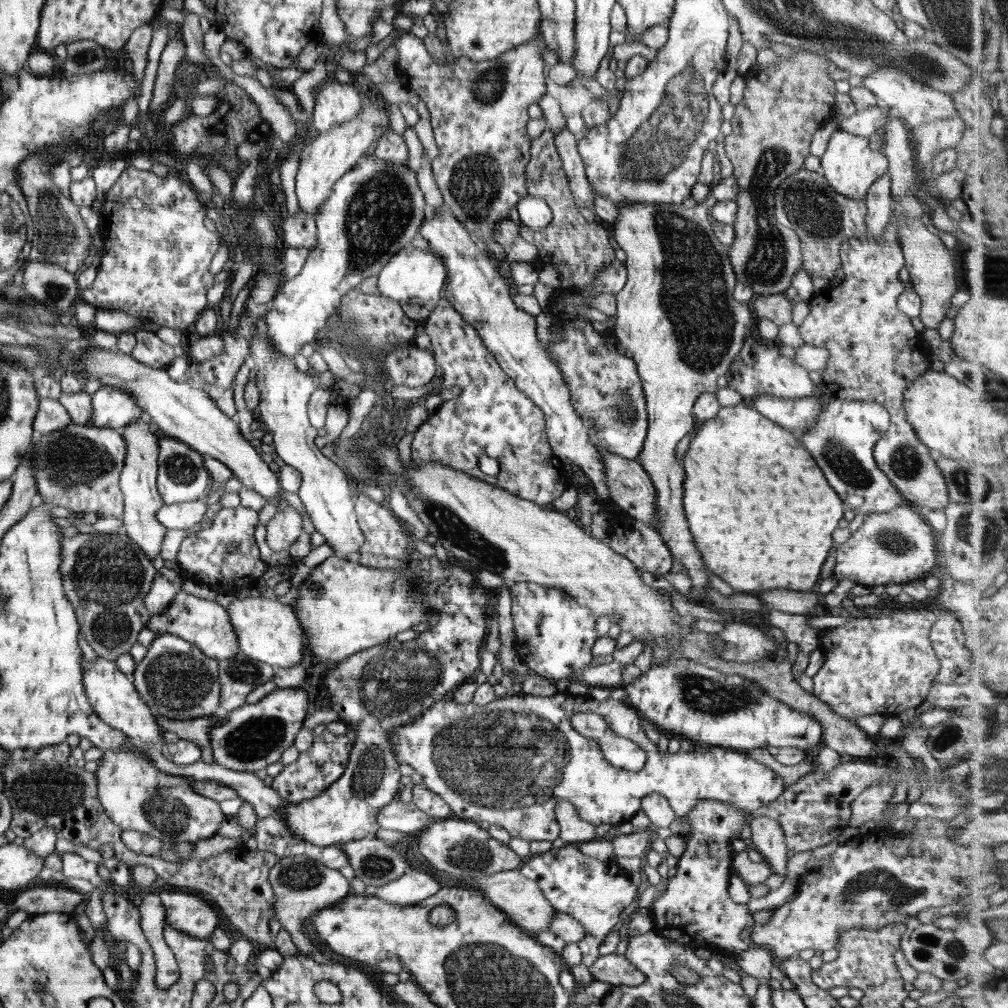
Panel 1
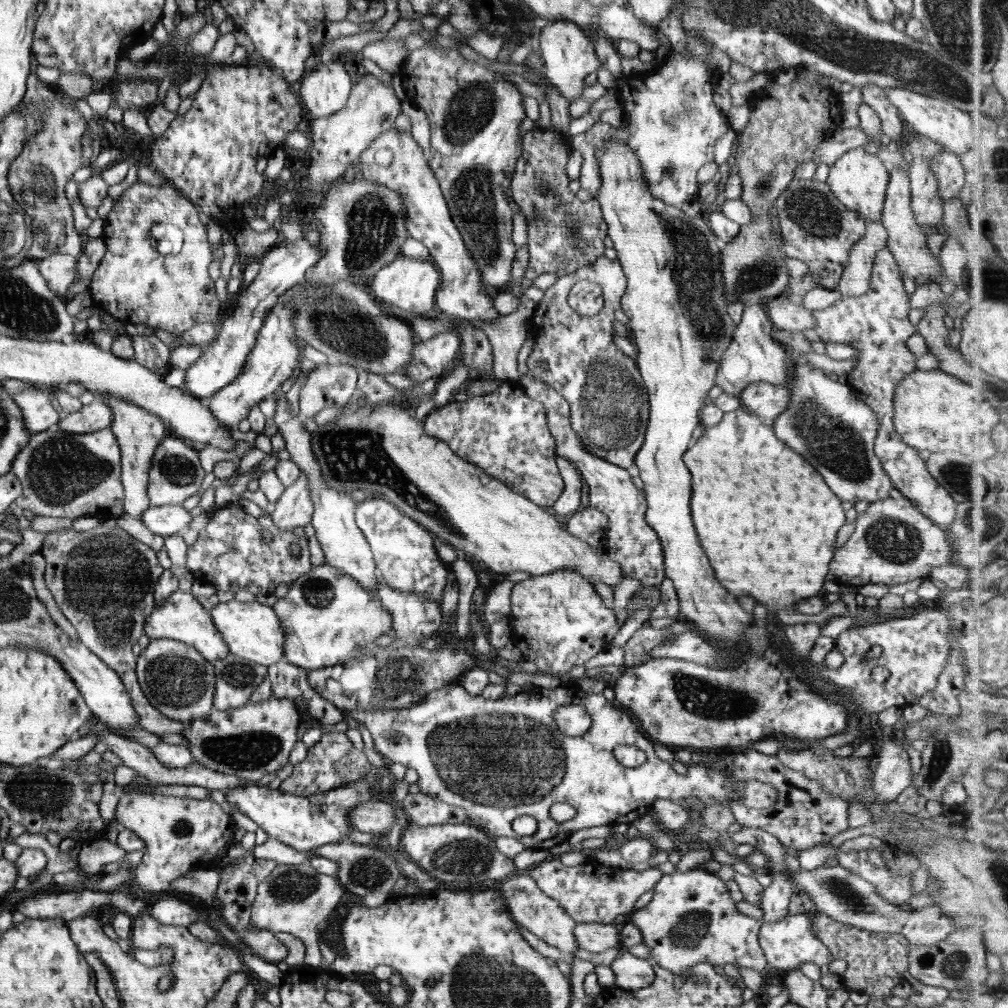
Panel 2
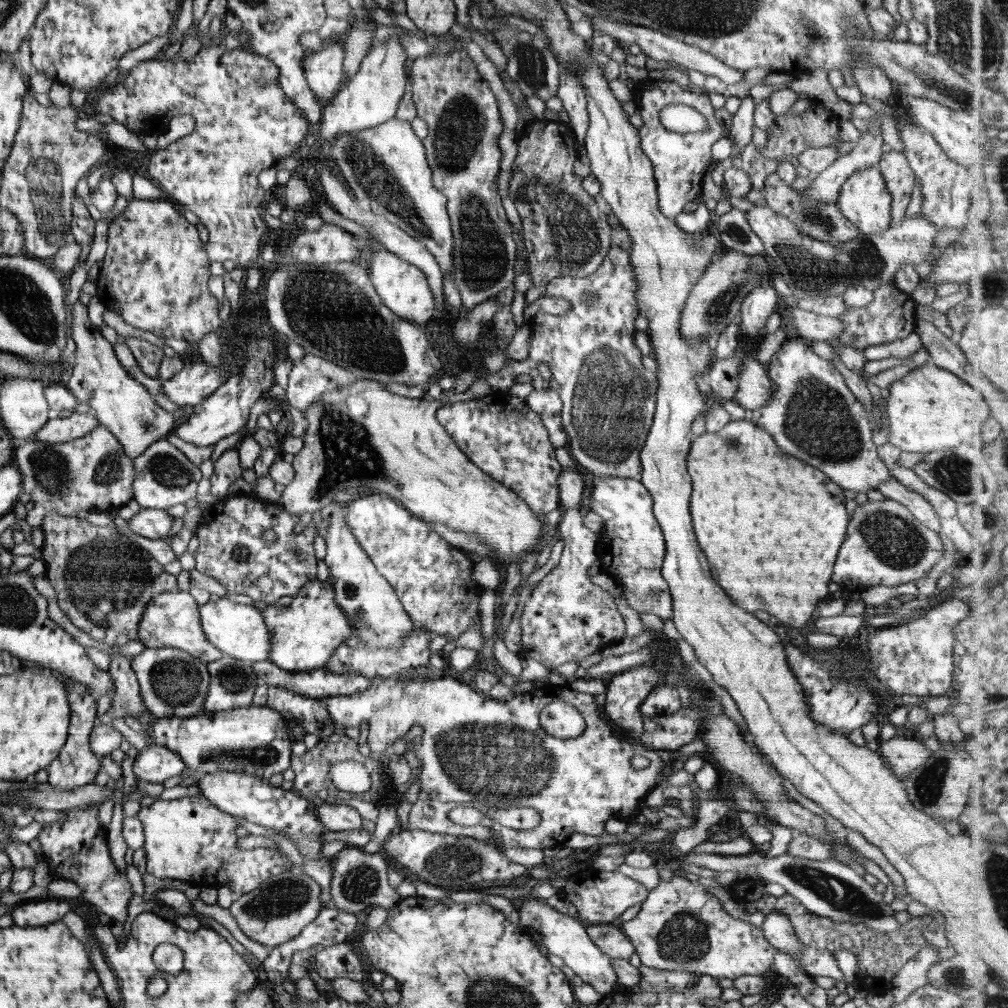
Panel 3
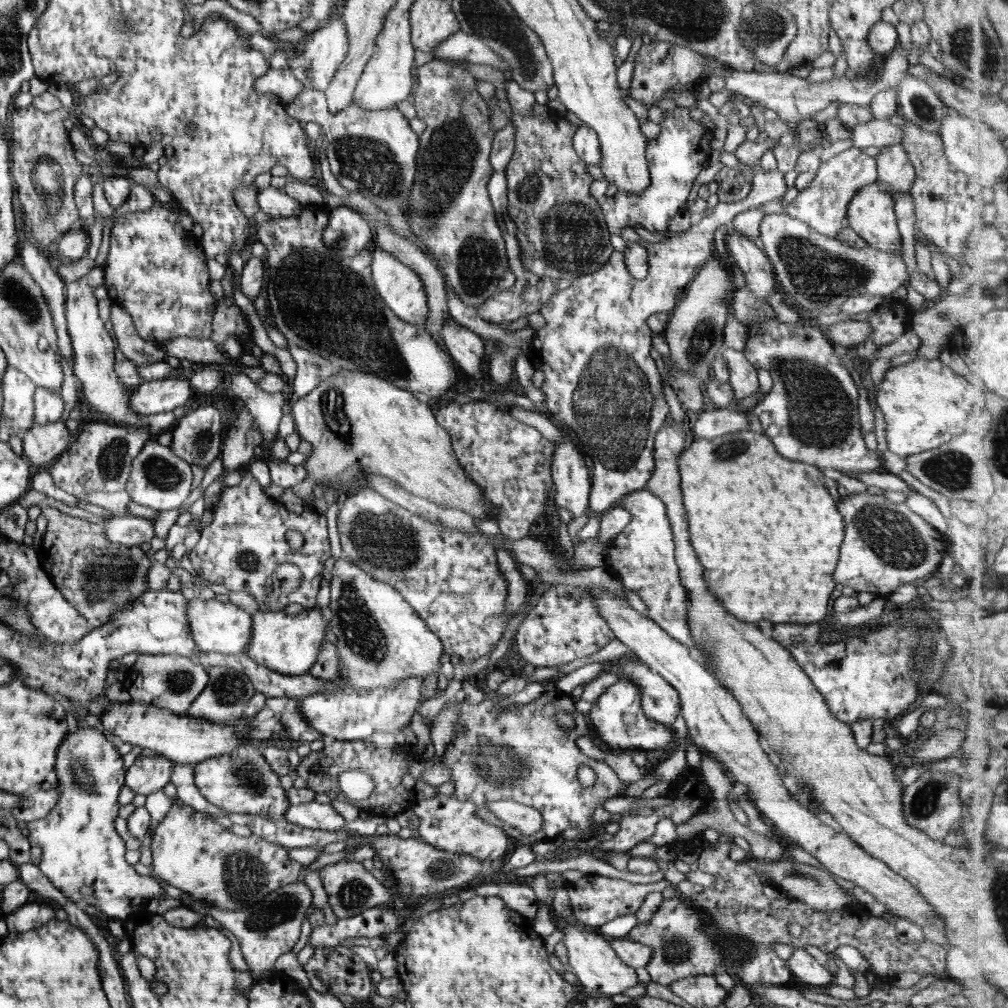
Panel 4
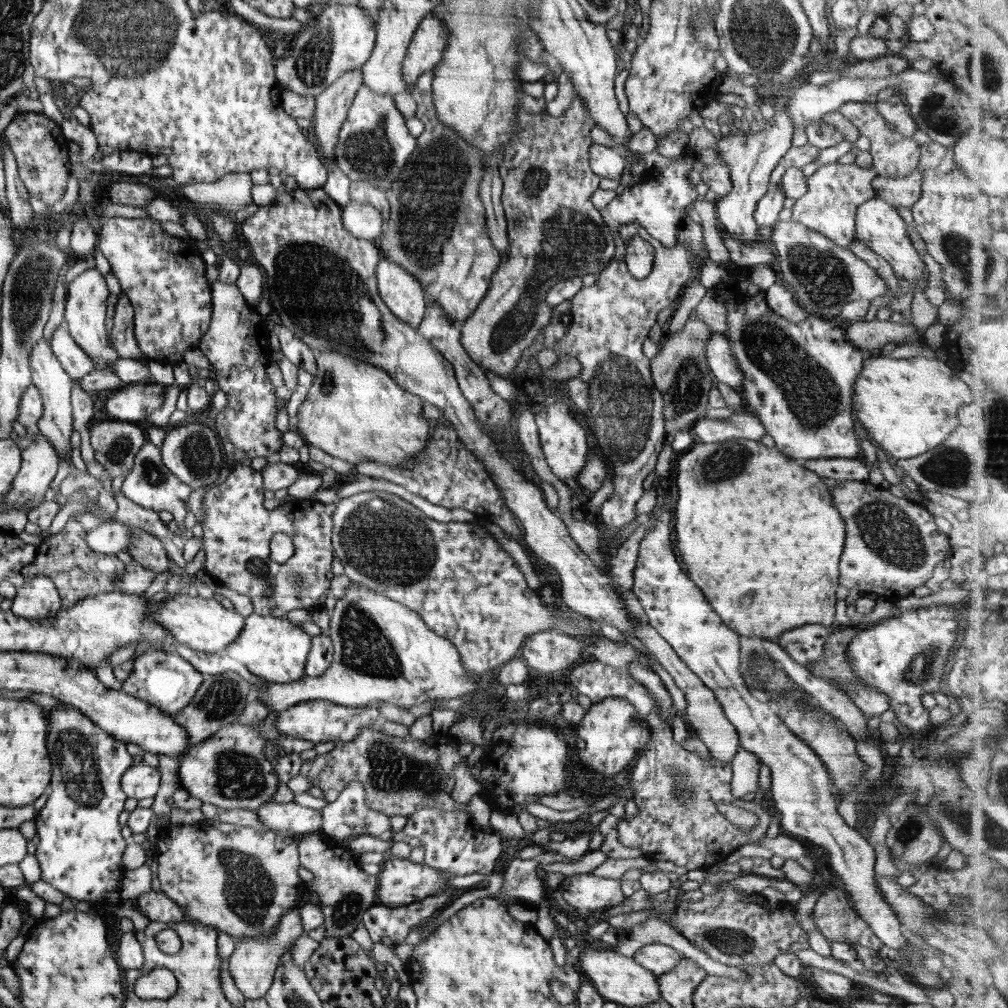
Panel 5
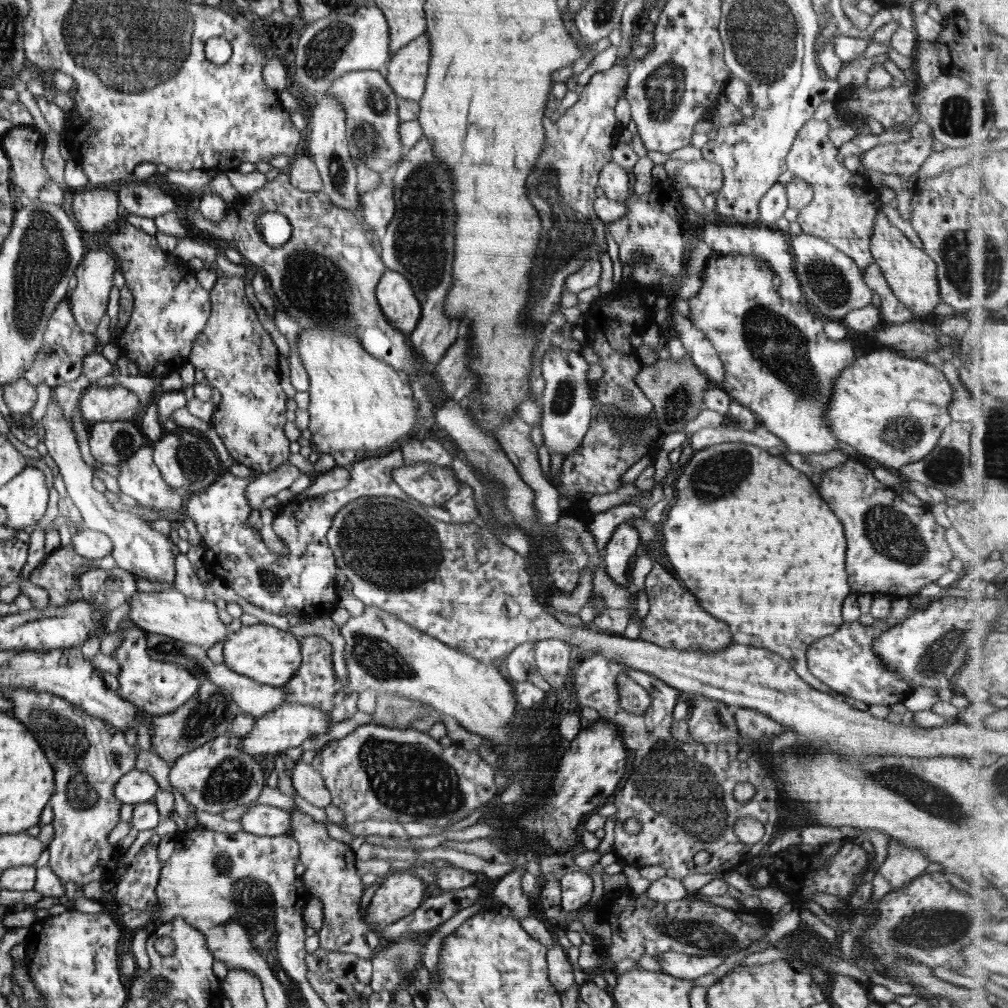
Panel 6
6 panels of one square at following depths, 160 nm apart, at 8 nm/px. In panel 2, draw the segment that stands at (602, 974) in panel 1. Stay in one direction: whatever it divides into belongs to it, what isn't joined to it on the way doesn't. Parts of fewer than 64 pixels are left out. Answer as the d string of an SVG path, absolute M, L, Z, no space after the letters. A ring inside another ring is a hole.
M624 950L612 962L611 970L614 973L614 986L632 991L650 986L650 983L654 982L656 975L651 962L637 958Z

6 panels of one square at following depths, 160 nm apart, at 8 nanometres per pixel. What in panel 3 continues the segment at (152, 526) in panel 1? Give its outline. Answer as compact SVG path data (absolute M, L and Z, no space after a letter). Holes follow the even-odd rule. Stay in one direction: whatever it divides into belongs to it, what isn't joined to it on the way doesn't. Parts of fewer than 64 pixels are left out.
M77 300L71 309L73 320L73 328L72 328L72 339L76 343L76 360L74 360L73 369L70 371L70 376L66 379L63 386L67 388L67 390L76 398L77 403L84 403L90 406L91 410L93 410L96 414L96 419L99 422L99 425L104 425L108 430L113 431L116 435L118 442L121 442L121 445L124 446L125 453L129 455L130 458L134 459L137 456L140 456L153 442L160 440L162 436L168 434L174 426L176 426L176 418L173 414L166 412L162 409L152 398L152 394L146 390L146 387L140 385L136 379L128 374L124 367L121 366L120 360L118 360L118 354L114 351L114 342L110 342L110 338L106 337L105 334L102 334L102 326L94 326L92 322L89 321L89 309L88 306L82 305L79 300Z

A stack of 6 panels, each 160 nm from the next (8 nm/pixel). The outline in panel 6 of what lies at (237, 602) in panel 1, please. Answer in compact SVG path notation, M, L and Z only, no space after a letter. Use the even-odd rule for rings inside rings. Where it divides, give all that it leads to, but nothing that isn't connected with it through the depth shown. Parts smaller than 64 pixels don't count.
M163 590L152 592L138 591L131 596L127 603L130 605L128 619L136 627L146 633L154 633L172 637L174 641L196 644L202 648L212 648L216 642L225 640L231 632L230 626L221 622L216 603L187 597L178 590Z

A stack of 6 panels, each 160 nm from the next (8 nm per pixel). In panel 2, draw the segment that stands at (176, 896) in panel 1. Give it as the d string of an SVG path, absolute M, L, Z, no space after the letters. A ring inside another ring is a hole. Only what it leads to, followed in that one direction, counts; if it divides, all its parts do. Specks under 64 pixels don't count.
M175 897L158 900L150 906L150 913L162 924L184 927L194 924L199 916L194 907Z

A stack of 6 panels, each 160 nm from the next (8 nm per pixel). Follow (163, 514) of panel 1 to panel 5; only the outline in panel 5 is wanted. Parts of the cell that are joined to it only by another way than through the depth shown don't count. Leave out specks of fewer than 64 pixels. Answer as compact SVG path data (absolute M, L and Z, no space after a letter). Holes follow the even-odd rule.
M101 523L87 533L87 543L94 551L107 555L126 551L131 543L131 528L124 523Z

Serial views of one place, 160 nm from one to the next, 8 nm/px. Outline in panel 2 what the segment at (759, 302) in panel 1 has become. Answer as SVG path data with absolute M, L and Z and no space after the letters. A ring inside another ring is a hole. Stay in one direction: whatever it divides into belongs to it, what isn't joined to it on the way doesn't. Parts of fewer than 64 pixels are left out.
M786 294L771 297L766 302L767 315L771 318L775 329L788 332L803 332L815 328L812 311L802 305L792 303Z

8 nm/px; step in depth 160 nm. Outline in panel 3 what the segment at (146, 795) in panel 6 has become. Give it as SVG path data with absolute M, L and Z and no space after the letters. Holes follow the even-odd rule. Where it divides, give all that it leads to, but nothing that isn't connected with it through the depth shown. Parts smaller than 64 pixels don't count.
M150 745L139 751L132 766L136 780L154 784L180 775L185 769L182 757L173 750L160 745Z

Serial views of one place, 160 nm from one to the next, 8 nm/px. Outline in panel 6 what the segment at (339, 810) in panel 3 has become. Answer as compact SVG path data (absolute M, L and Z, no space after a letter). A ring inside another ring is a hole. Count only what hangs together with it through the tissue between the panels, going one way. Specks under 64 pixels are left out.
M256 805L238 821L242 832L254 836L279 836L289 834L290 813L272 805Z

